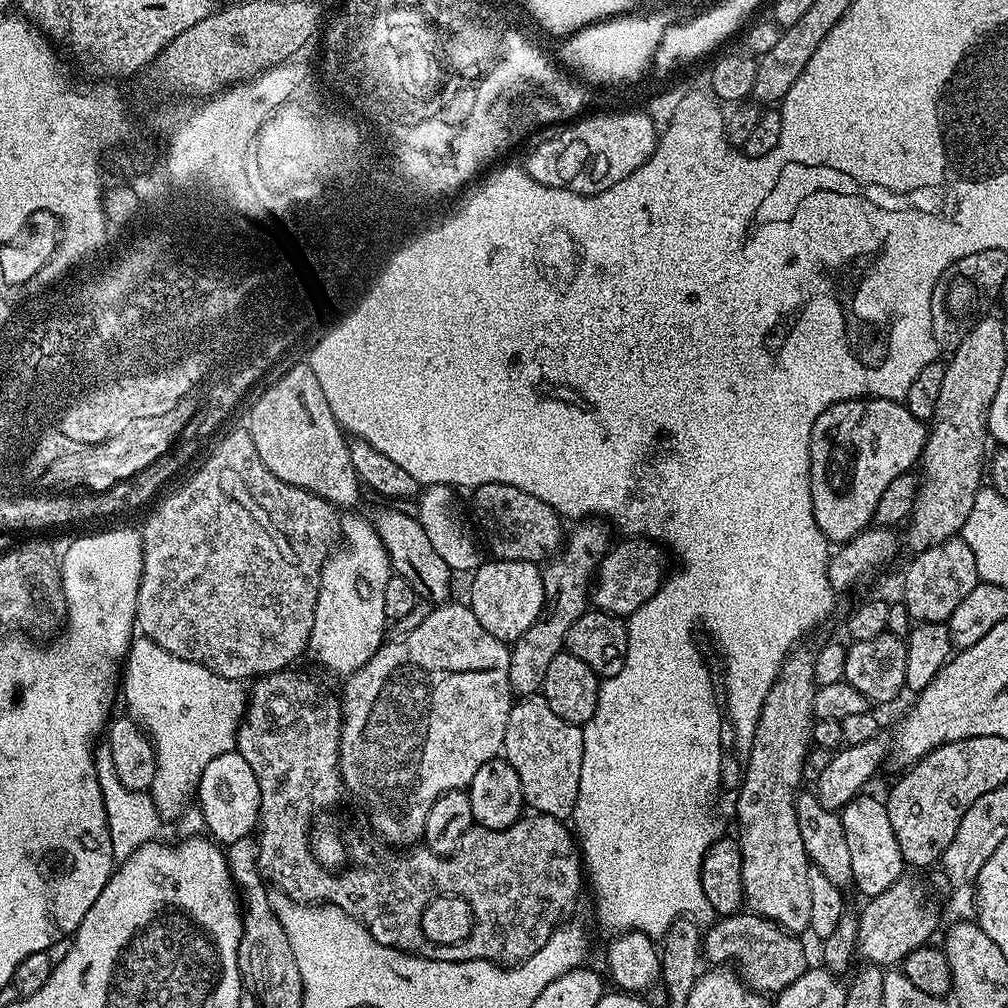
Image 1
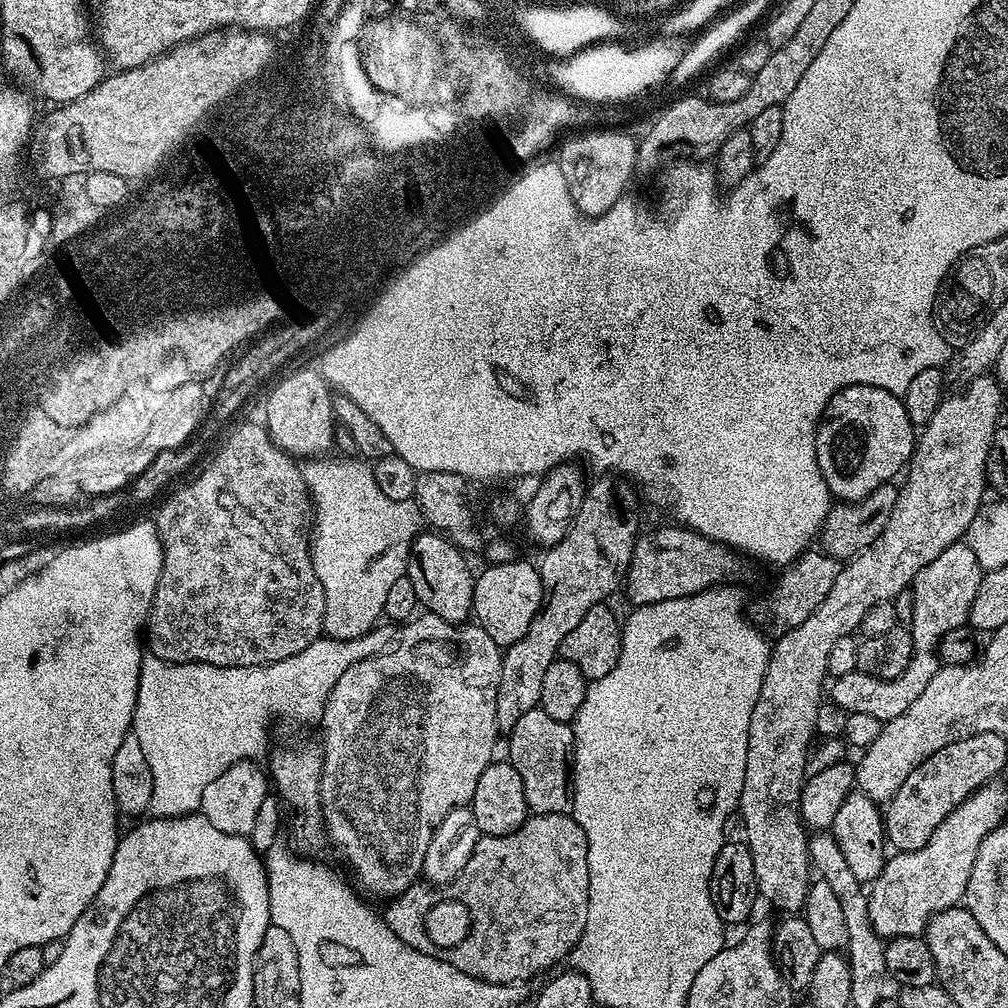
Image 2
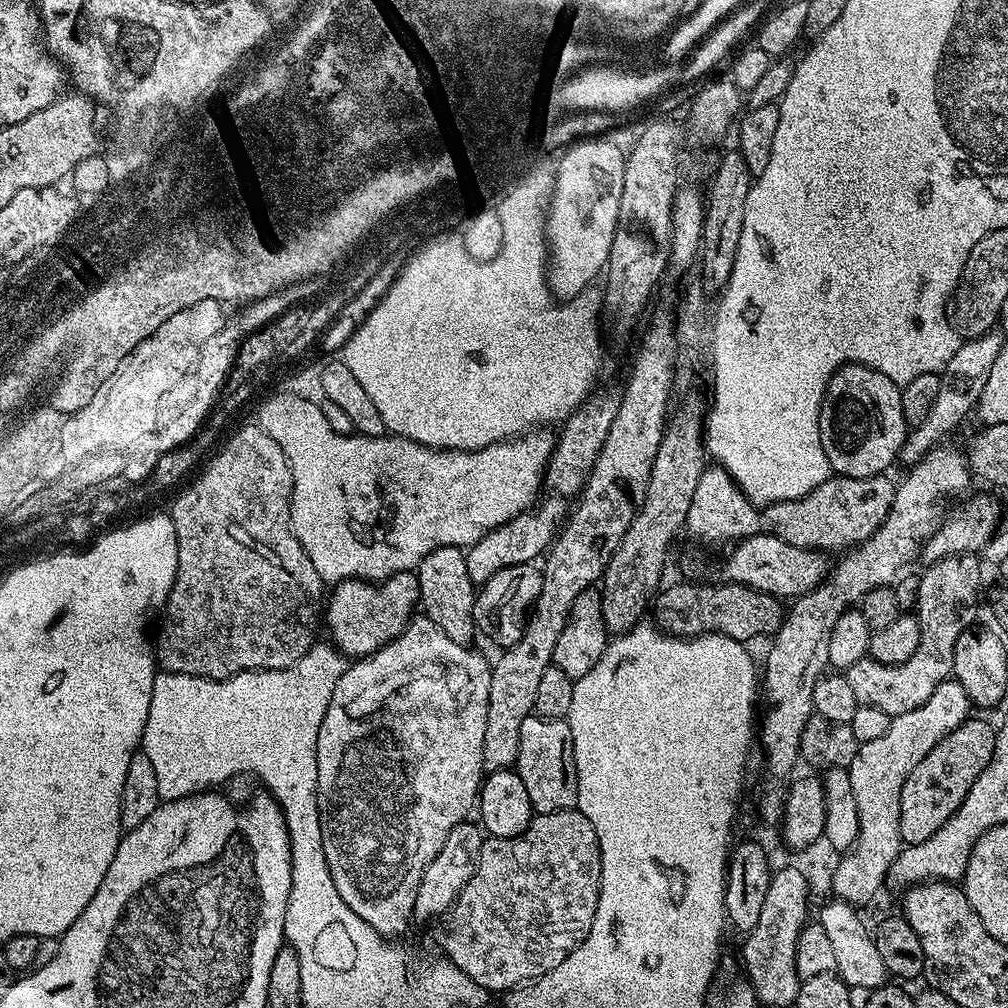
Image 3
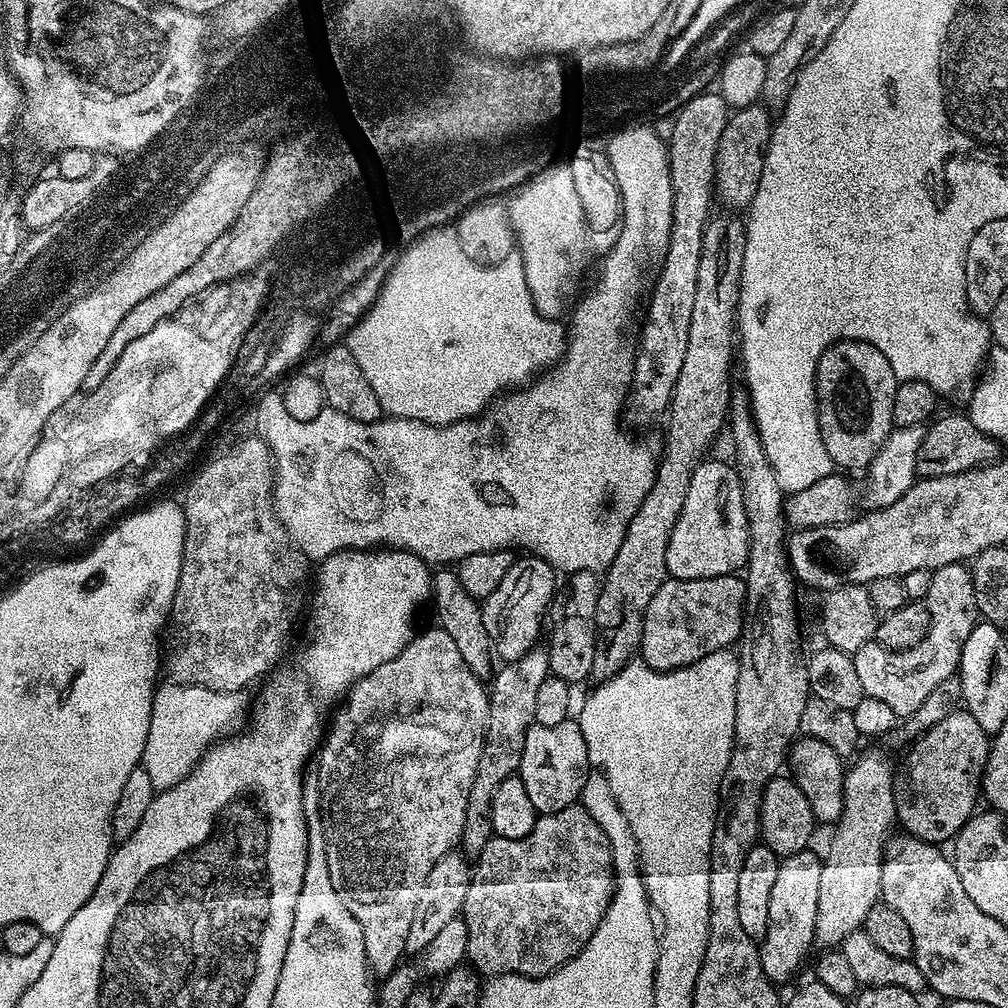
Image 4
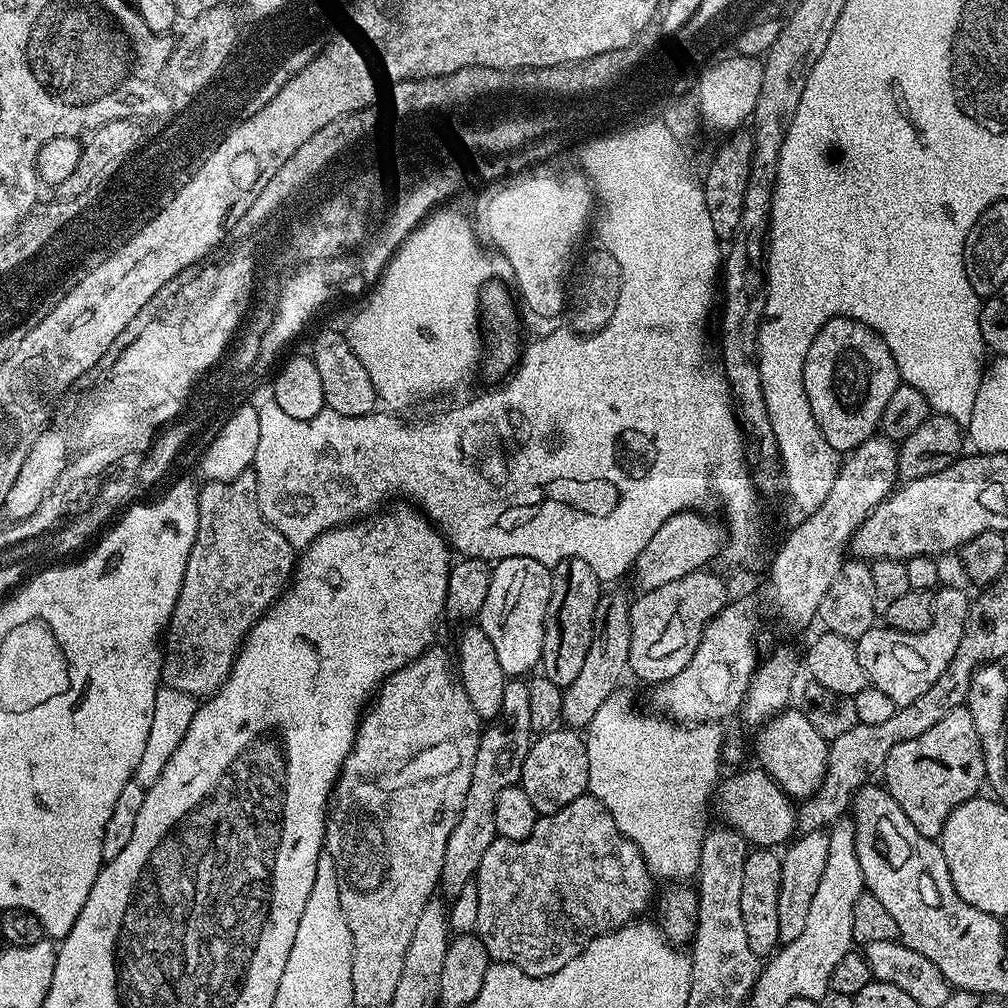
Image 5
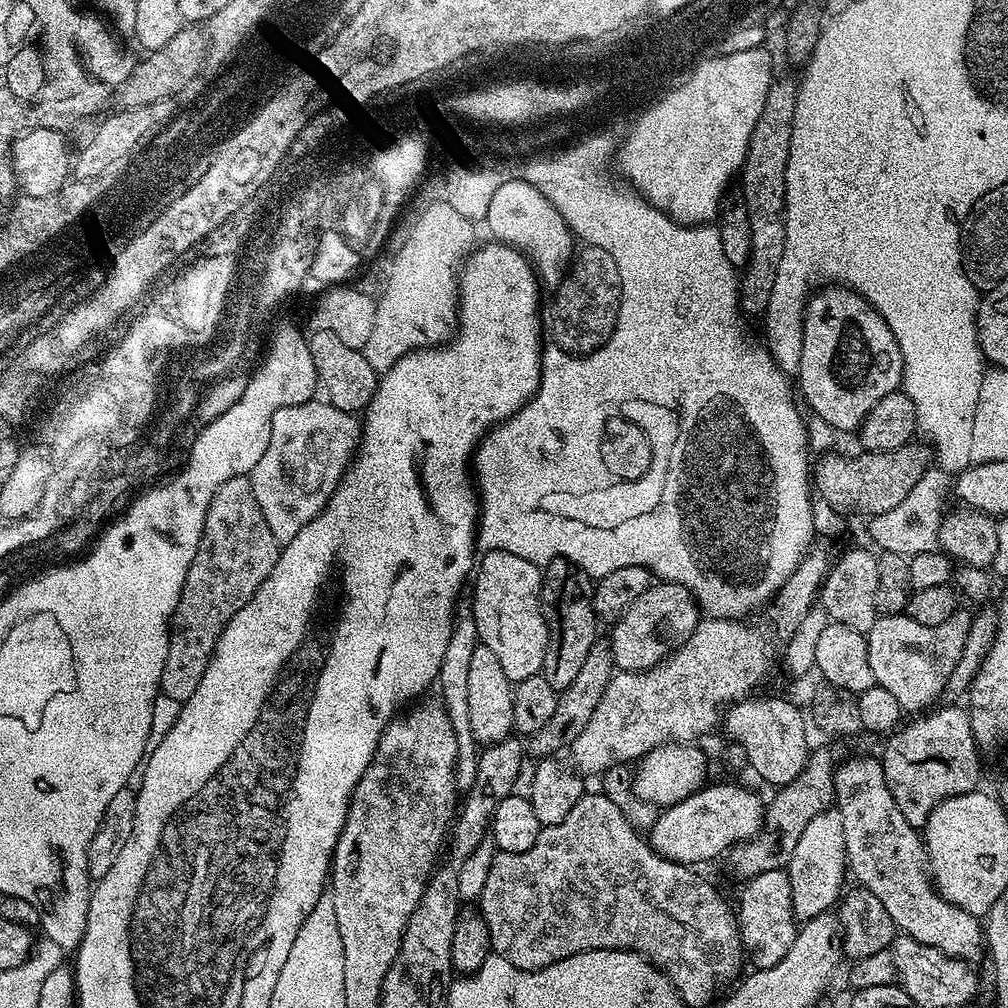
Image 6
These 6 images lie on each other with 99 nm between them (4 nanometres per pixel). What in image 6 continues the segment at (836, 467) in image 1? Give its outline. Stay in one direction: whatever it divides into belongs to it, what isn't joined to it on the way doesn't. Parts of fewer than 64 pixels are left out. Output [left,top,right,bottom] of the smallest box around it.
[798,286,904,433]

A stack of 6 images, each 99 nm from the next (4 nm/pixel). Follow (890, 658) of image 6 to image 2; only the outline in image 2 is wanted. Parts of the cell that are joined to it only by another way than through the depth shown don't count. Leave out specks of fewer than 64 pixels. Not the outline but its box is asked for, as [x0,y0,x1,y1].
[830,542,985,722]

